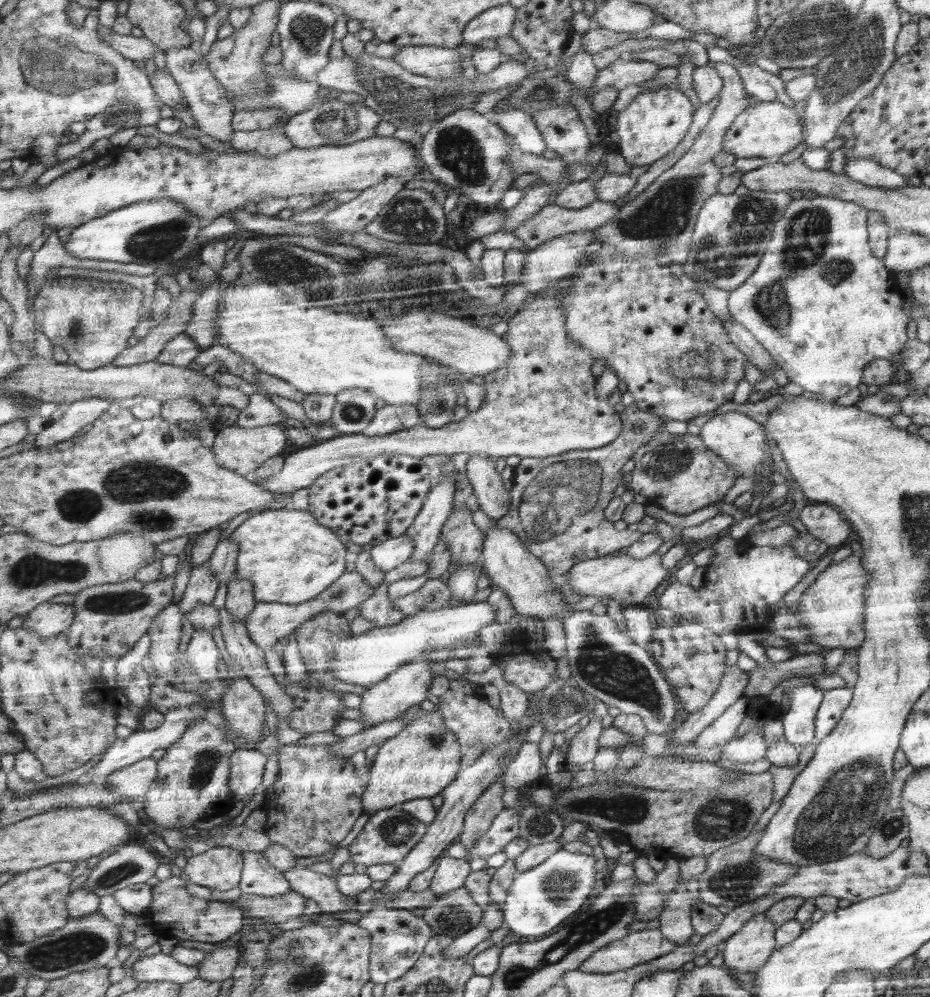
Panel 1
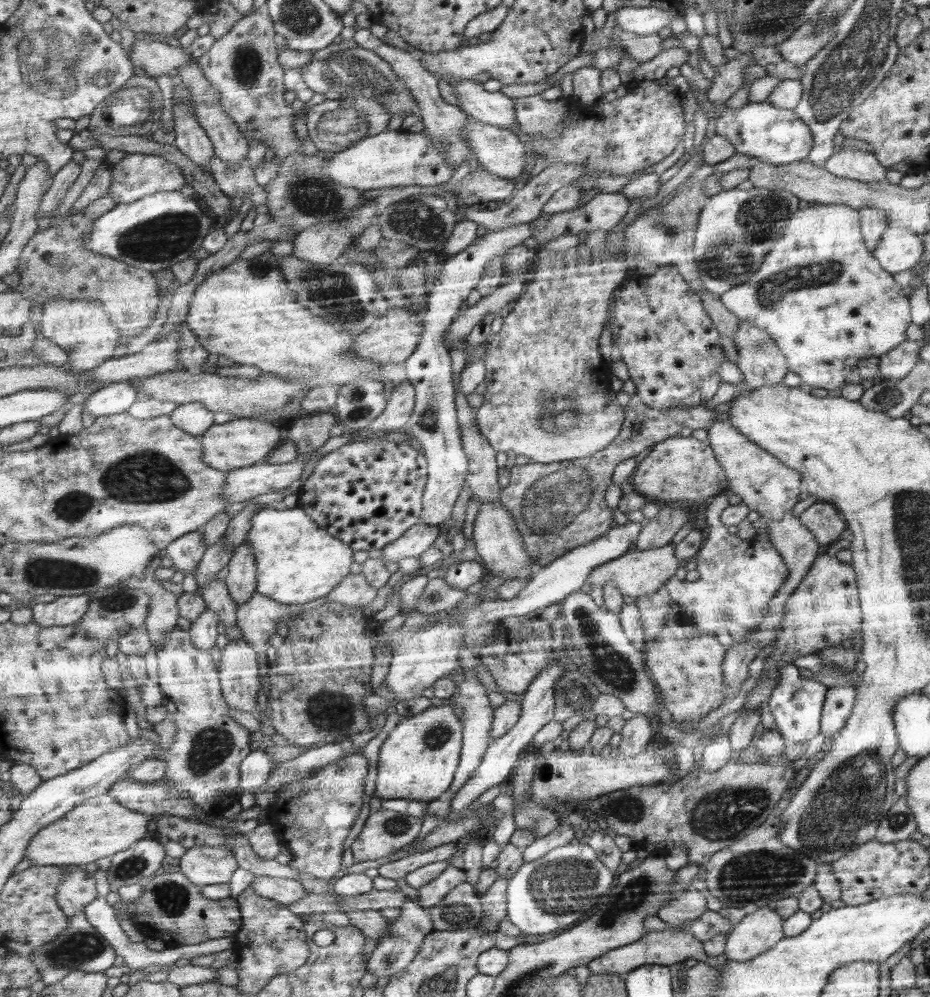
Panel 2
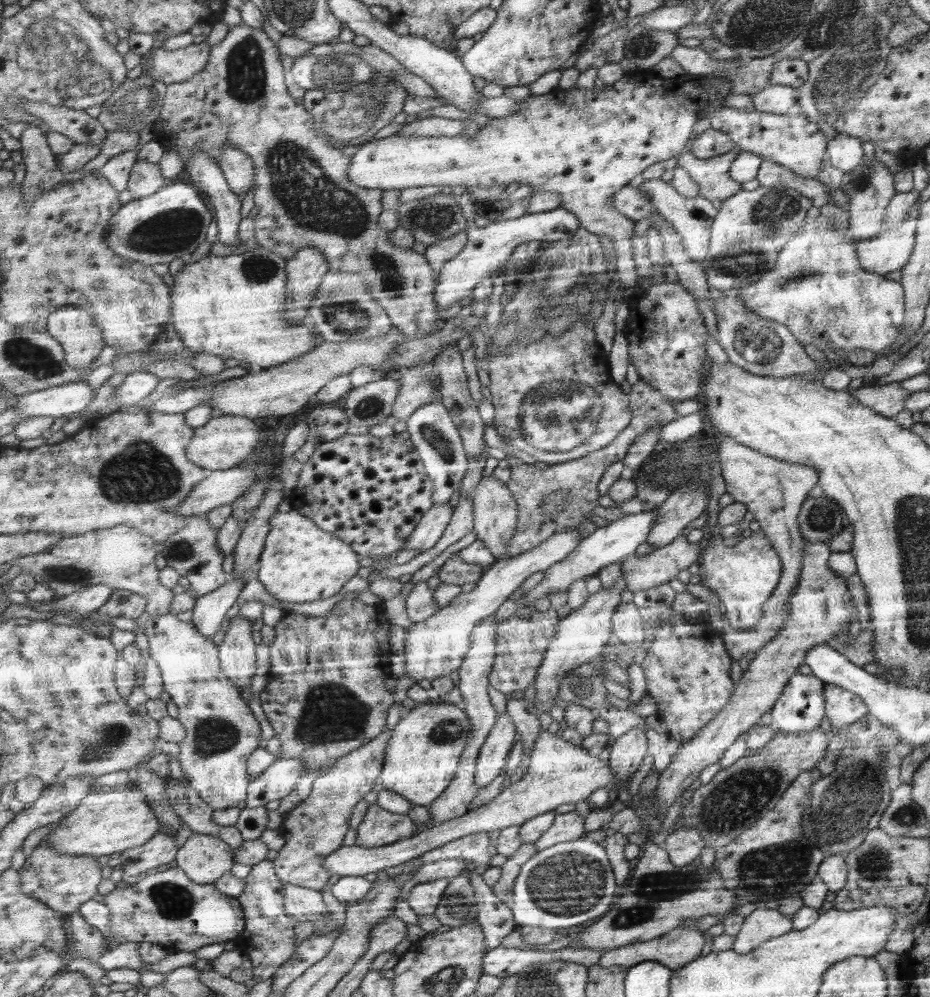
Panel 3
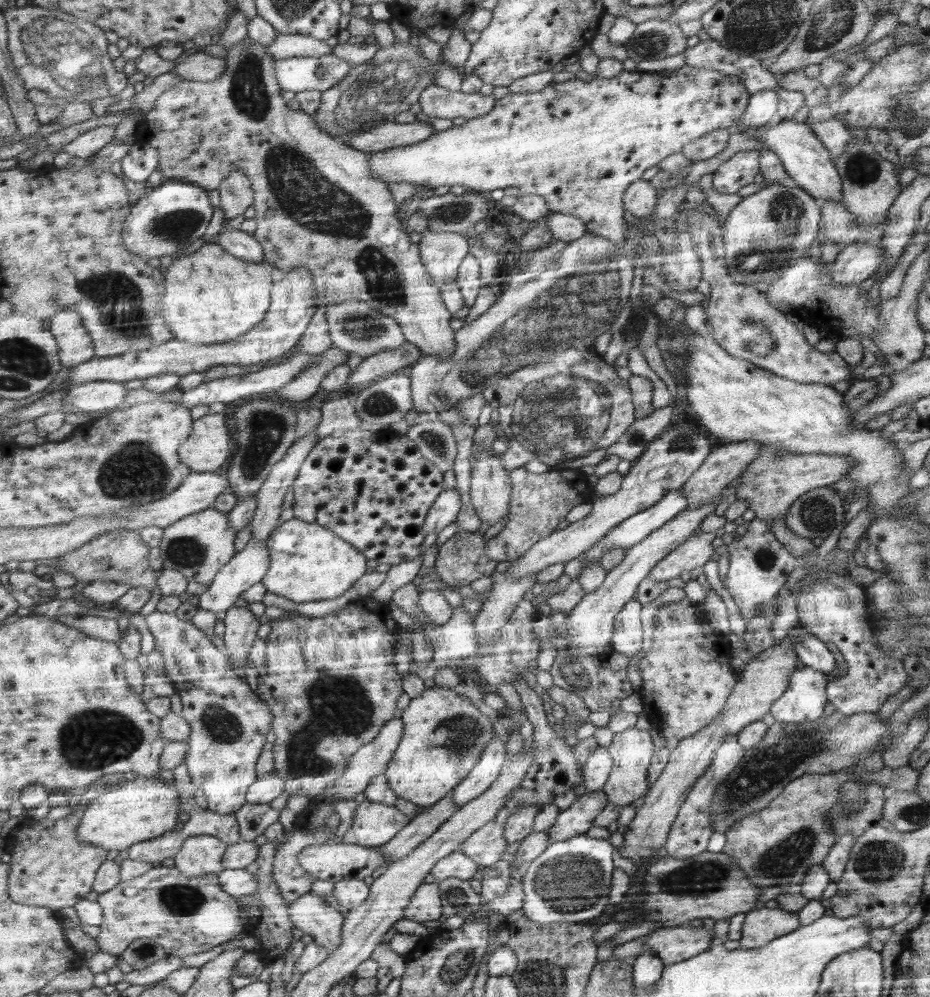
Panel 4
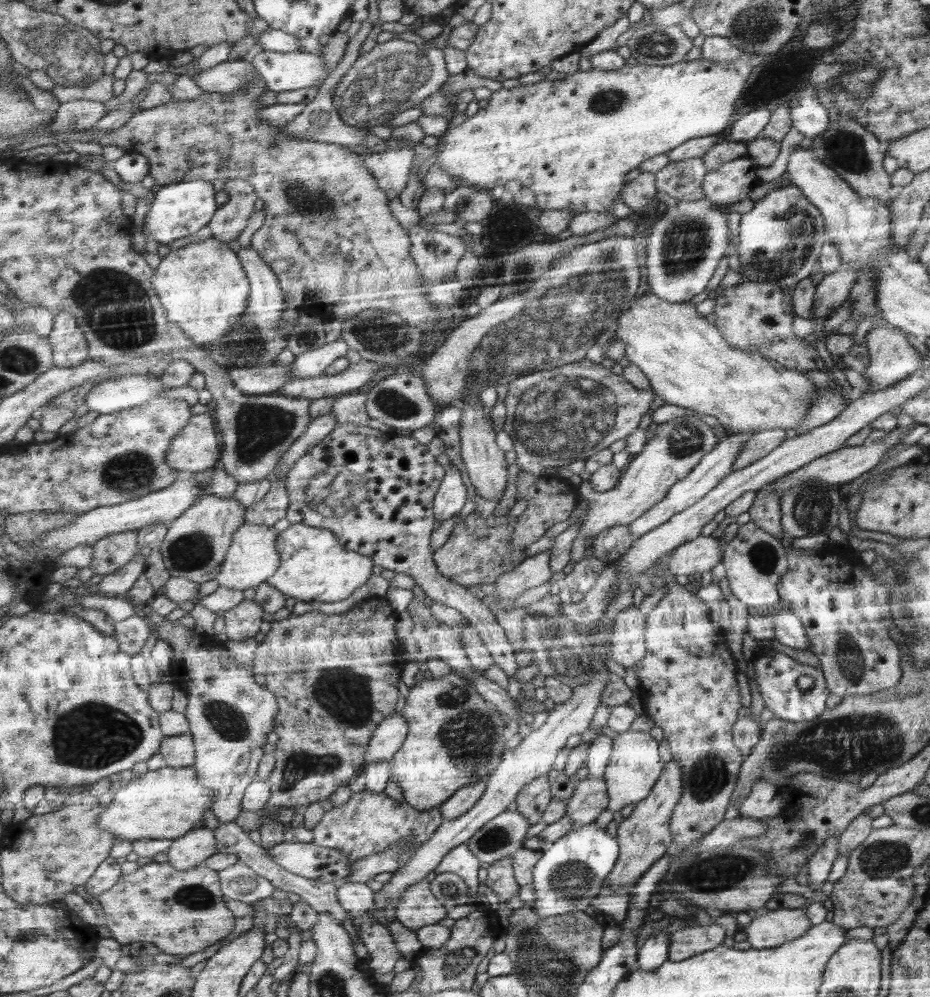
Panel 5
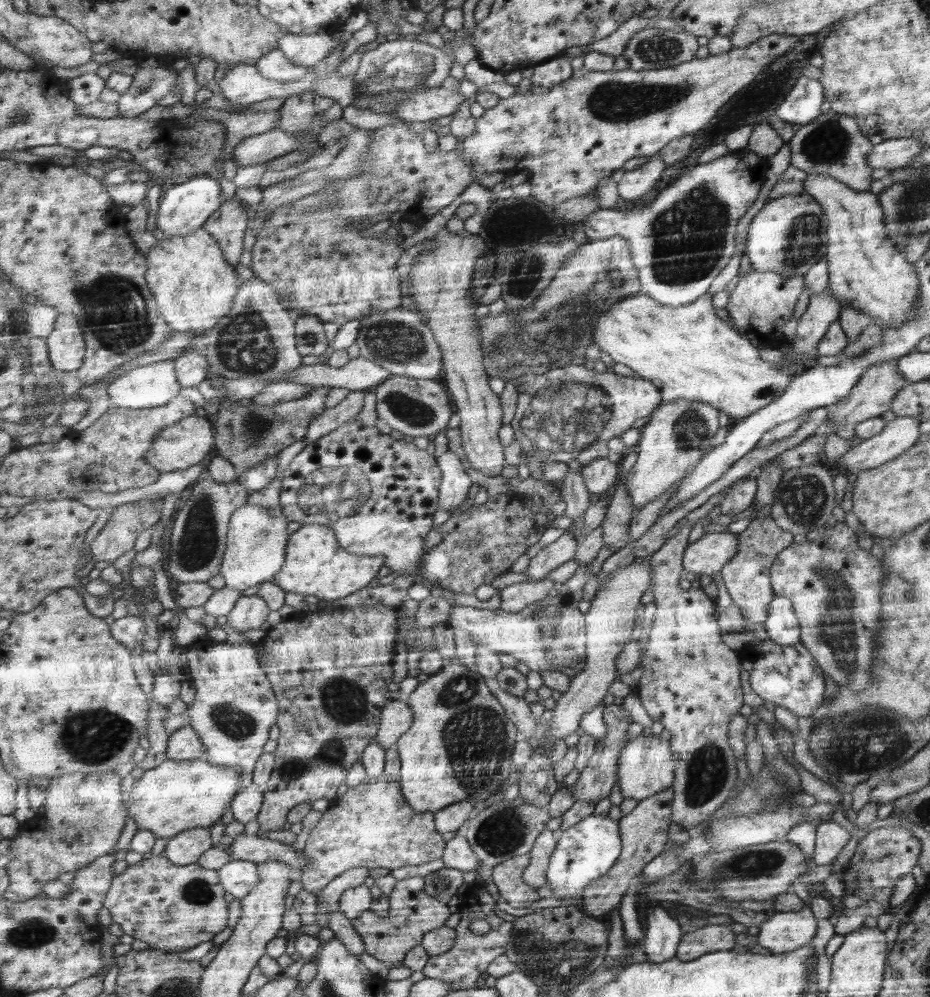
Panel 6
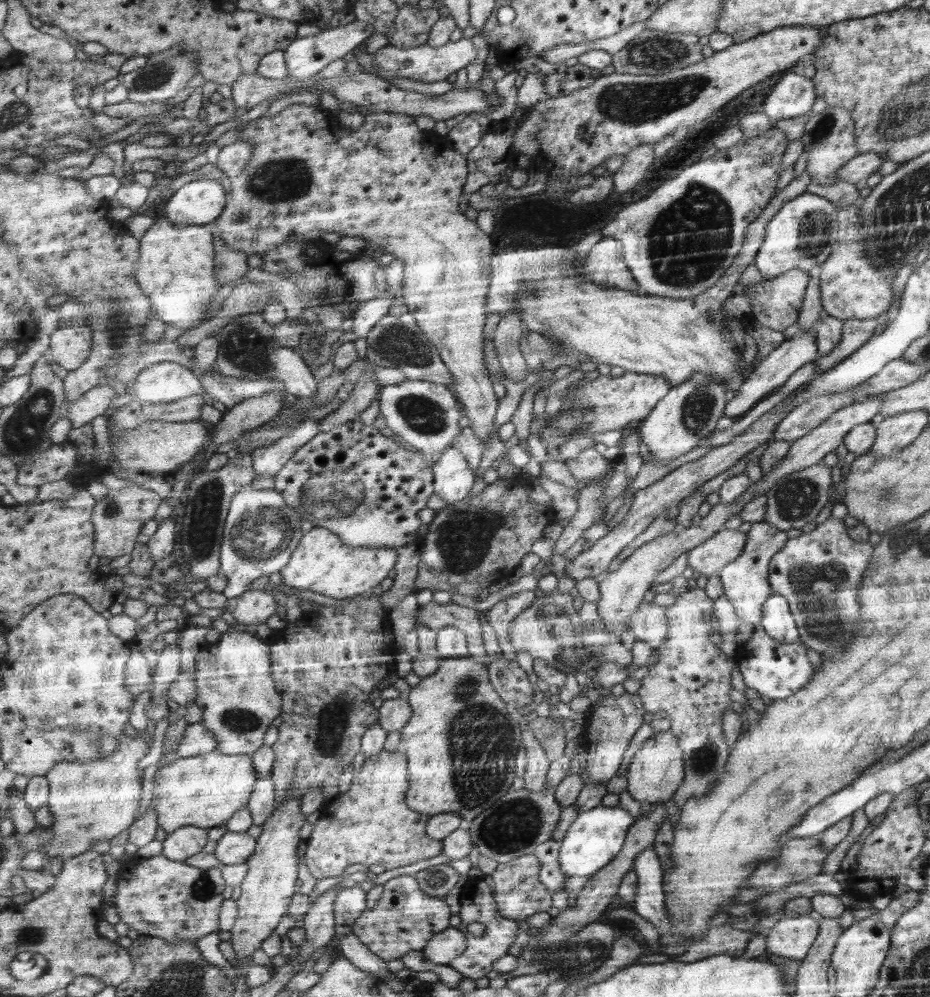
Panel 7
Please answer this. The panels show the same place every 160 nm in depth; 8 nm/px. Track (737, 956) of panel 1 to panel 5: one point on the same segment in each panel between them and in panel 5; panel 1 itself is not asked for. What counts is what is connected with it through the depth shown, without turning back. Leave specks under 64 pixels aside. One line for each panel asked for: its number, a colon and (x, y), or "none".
2: (758, 932)
3: (762, 925)
4: (761, 926)
5: (774, 928)

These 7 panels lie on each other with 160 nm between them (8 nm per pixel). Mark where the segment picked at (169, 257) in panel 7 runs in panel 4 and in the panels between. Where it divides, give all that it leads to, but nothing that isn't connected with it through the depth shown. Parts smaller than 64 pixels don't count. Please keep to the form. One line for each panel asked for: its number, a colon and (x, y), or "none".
4: (211, 297)
5: (204, 287)
6: (194, 285)

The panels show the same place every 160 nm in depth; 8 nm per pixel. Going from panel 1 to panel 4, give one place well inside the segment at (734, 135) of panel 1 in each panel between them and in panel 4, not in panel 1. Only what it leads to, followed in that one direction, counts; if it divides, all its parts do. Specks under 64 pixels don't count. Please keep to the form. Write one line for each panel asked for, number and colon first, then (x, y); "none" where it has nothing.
2: (767, 133)
3: (790, 139)
4: (806, 159)

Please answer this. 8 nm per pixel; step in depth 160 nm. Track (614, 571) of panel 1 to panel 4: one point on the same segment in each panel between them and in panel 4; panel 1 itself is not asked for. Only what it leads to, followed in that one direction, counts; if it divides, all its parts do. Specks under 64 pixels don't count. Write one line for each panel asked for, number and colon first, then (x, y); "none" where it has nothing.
2: (638, 572)
3: (660, 566)
4: (693, 553)

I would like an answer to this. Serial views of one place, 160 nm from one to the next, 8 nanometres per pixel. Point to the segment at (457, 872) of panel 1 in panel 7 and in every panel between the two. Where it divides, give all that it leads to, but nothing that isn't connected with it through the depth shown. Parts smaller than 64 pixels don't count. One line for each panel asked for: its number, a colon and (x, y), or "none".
2: (429, 895)
3: (423, 899)
4: (426, 904)
5: (419, 907)
6: (413, 912)
7: (404, 919)

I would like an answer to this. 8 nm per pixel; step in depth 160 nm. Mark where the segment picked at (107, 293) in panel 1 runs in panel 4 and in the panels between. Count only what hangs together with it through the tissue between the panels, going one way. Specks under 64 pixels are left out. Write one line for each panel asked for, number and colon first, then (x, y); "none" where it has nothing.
2: (83, 327)
3: (75, 328)
4: (77, 346)

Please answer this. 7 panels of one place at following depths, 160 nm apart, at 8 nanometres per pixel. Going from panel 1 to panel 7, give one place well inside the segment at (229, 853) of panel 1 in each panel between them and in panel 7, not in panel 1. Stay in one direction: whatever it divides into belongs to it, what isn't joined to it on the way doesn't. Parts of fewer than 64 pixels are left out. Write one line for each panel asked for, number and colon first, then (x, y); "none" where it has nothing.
2: (204, 865)
3: (206, 859)
4: (200, 855)
5: (193, 849)
6: (187, 848)
7: (187, 842)

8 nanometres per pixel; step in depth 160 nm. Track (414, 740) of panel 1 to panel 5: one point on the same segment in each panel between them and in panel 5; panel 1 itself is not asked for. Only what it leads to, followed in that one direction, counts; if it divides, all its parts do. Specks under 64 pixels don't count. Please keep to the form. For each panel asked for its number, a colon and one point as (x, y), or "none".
2: (417, 761)
3: (426, 747)
4: (445, 734)
5: (454, 739)

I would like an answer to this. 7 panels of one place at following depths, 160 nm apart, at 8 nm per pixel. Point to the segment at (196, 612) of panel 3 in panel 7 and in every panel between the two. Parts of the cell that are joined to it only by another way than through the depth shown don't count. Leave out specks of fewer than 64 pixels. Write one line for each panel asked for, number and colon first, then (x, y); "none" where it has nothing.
4: (245, 568)
5: (252, 558)
6: (257, 542)
7: (261, 531)

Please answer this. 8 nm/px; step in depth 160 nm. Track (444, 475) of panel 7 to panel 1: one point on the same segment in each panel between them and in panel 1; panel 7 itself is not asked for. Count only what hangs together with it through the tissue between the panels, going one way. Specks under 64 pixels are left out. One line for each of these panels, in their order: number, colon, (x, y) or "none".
1: (393, 552)
2: (420, 537)
3: (432, 526)
4: (445, 509)
5: (450, 498)
6: (454, 487)

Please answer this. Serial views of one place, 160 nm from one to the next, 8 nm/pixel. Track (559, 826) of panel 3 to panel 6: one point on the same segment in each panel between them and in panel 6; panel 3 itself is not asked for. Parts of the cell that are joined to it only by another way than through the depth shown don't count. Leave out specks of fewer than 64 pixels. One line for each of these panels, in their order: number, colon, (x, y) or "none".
4: (579, 818)
5: (590, 798)
6: (596, 780)

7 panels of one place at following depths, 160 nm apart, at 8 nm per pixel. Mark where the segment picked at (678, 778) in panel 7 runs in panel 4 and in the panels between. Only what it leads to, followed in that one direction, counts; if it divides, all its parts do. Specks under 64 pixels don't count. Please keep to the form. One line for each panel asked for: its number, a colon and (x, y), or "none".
4: (631, 750)
5: (634, 767)
6: (645, 768)

